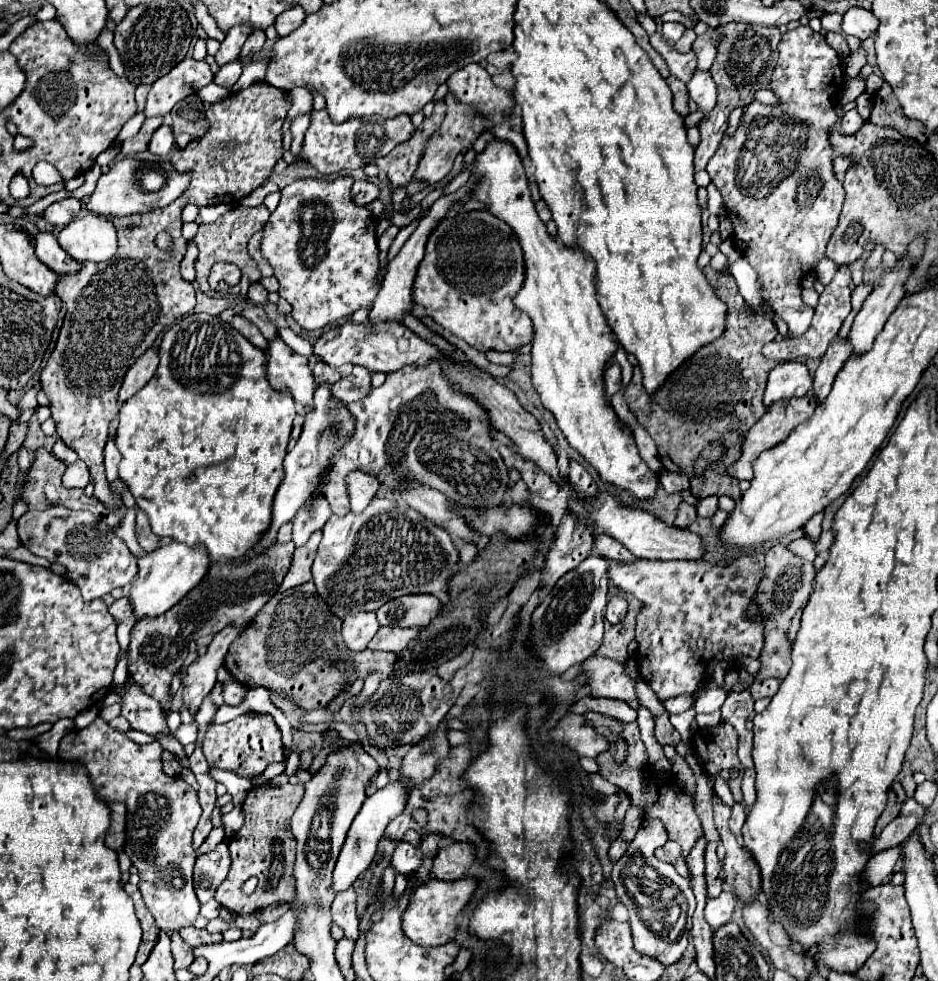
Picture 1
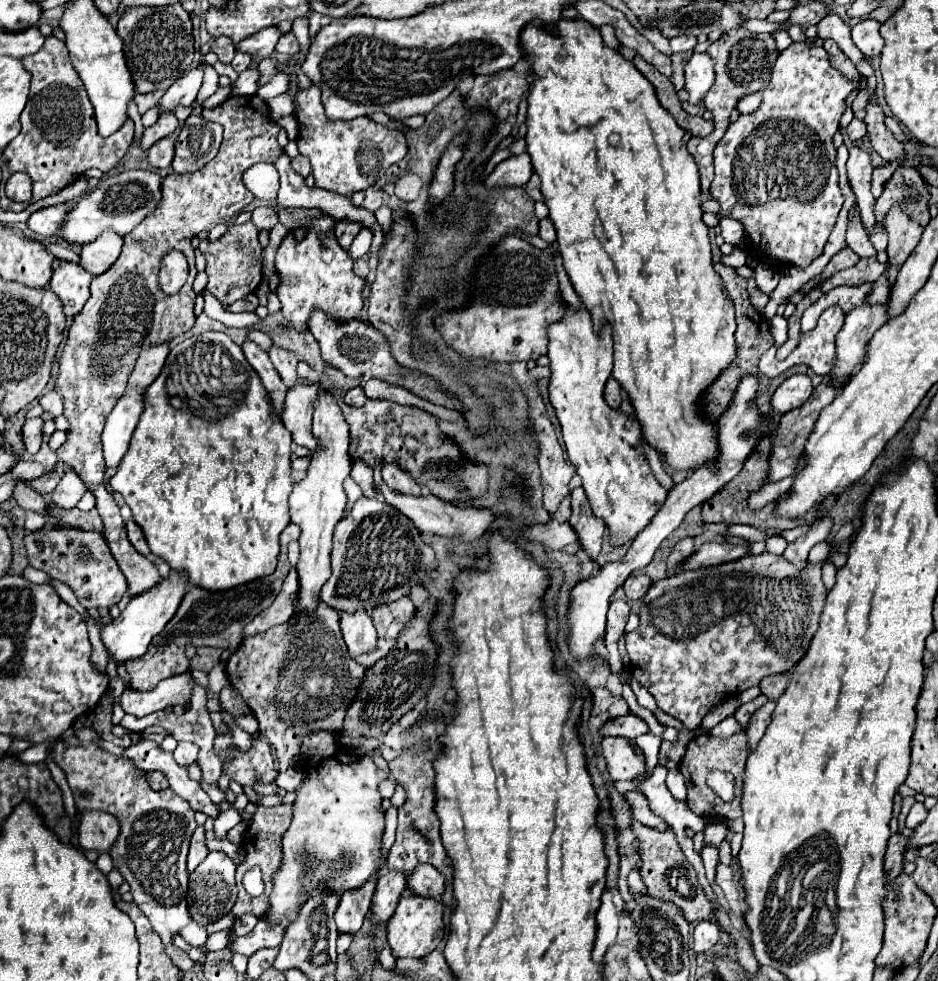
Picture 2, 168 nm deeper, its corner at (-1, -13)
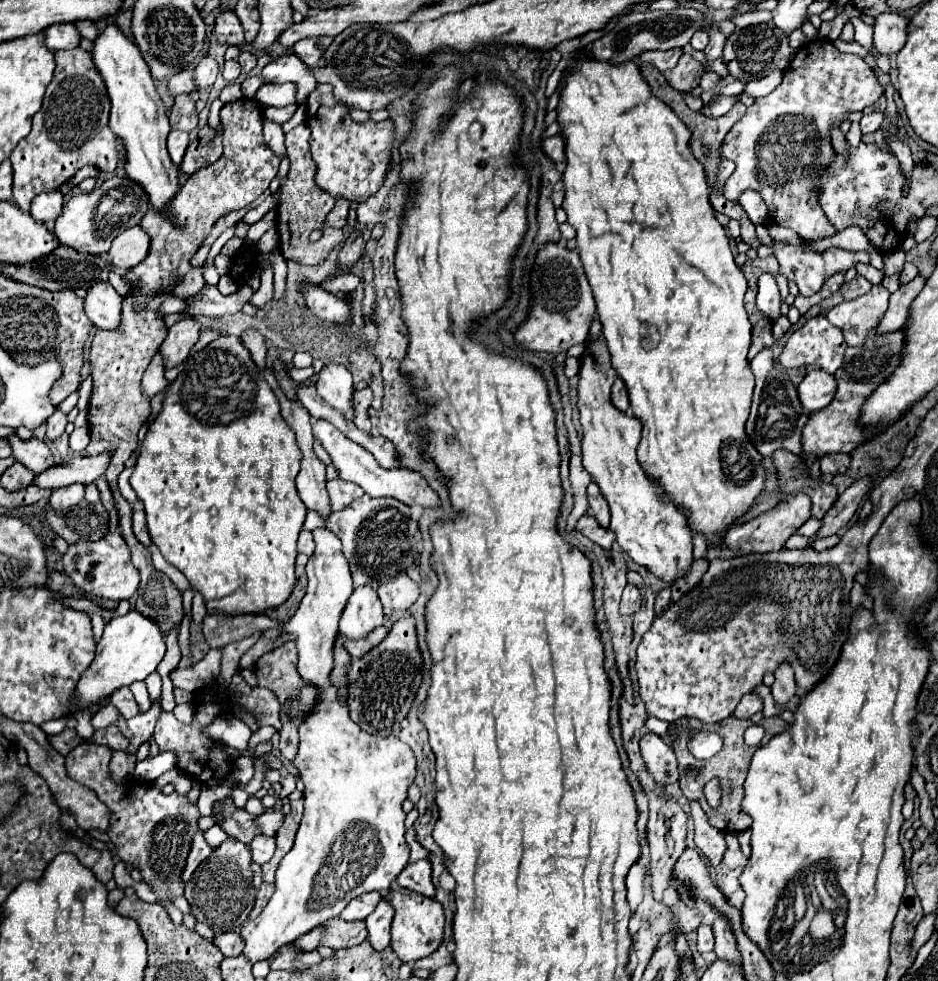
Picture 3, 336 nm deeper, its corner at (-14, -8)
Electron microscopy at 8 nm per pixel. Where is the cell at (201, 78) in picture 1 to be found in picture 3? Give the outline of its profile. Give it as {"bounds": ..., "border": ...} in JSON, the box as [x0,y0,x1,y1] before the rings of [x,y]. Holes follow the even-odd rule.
{"bounds":[194,55,218,89],"border":[[[206,55],[194,69],[194,81],[198,85],[198,89],[202,87],[212,87],[218,75],[218,63],[212,55]]]}

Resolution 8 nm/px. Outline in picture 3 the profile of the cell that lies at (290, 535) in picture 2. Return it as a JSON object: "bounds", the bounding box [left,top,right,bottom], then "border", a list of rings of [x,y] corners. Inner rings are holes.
{"bounds":[303,493,418,589],"border":[[[364,493],[350,507],[346,507],[344,511],[331,513],[325,520],[315,511],[308,510],[303,529],[313,531],[315,528],[330,529],[342,539],[346,559],[352,569],[354,587],[370,585],[376,589],[380,583],[388,581],[390,577],[404,571],[408,565],[416,561],[414,535],[418,531],[418,523],[412,521],[408,505],[392,497],[374,499]]]}

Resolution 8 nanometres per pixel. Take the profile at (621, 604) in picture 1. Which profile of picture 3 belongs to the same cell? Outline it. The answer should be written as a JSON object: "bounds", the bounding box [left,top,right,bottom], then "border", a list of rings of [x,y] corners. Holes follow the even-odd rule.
{"bounds":[620,583,642,615],"border":[[[628,583],[626,589],[624,589],[624,595],[622,595],[620,613],[622,613],[622,615],[634,615],[640,607],[642,607],[642,593],[640,593],[640,587]]]}

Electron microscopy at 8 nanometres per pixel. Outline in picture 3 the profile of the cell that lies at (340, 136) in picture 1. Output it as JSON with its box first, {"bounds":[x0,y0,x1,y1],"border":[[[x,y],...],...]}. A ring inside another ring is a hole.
{"bounds":[306,85,392,201],"border":[[[318,85],[306,103],[306,125],[310,127],[310,153],[316,163],[316,185],[330,193],[334,199],[342,197],[348,201],[366,201],[374,195],[390,167],[392,149],[392,121],[382,123],[364,121],[356,123],[350,119],[348,109],[336,103],[332,87]]]}

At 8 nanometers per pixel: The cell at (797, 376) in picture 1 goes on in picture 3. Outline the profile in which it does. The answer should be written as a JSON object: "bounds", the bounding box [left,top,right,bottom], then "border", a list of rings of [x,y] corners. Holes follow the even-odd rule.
{"bounds":[798,369,836,411],"border":[[[812,369],[798,385],[798,395],[806,411],[820,411],[834,399],[836,379],[824,369]]]}

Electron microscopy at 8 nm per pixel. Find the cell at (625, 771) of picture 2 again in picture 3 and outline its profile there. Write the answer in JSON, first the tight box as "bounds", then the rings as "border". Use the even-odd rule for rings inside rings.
{"bounds":[640,733,678,785],"border":[[[646,733],[640,739],[640,751],[648,765],[648,771],[654,775],[654,779],[662,785],[670,785],[678,781],[678,761],[668,743],[662,741],[656,733]]]}

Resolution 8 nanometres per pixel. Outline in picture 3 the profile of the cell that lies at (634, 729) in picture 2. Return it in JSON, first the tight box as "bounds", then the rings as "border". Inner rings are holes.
{"bounds":[646,717,670,737],"border":[[[650,717],[650,719],[646,721],[646,731],[652,731],[652,733],[658,733],[658,735],[666,737],[668,725],[670,725],[670,723],[666,723],[666,721],[660,721],[660,719],[656,719],[656,717]]]}

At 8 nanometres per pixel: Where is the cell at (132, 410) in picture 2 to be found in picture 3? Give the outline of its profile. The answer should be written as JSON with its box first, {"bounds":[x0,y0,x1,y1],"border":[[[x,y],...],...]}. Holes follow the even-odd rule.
{"bounds":[142,353,168,397],"border":[[[156,353],[144,373],[144,379],[142,379],[142,387],[144,387],[144,393],[148,397],[154,397],[158,391],[162,391],[164,387],[168,385],[166,377],[164,377],[164,365],[162,365],[162,359],[160,359],[160,353]]]}

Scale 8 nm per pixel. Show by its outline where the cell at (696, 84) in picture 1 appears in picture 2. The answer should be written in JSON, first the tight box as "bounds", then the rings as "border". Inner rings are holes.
{"bounds":[685,52,715,104],"border":[[[695,52],[685,66],[685,90],[689,92],[689,102],[691,104],[703,102],[703,96],[711,90],[713,82],[715,70],[711,56],[707,52],[701,54]]]}

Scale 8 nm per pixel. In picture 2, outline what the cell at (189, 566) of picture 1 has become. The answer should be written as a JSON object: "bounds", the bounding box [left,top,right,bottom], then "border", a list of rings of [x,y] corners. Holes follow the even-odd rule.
{"bounds":[101,570,189,662],"border":[[[171,570],[167,578],[161,578],[161,584],[155,584],[155,588],[151,588],[151,592],[145,592],[143,596],[129,598],[121,616],[115,618],[111,624],[107,624],[101,630],[101,640],[107,648],[107,652],[117,662],[125,662],[125,660],[133,660],[133,658],[143,656],[147,652],[151,638],[157,636],[165,628],[165,624],[173,618],[173,614],[177,612],[183,596],[187,592],[187,586],[189,586],[187,574]]]}

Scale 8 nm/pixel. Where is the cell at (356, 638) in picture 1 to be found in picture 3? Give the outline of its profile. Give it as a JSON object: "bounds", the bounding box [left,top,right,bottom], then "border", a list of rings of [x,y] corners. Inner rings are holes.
{"bounds":[340,587,384,639],"border":[[[356,587],[342,617],[340,635],[348,639],[362,639],[384,621],[382,603],[372,587]]]}

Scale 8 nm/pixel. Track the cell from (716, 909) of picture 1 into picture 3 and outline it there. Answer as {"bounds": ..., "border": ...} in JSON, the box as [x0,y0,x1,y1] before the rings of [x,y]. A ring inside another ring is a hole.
{"bounds":[696,923,714,953],"border":[[[702,923],[702,925],[696,929],[696,933],[698,933],[696,949],[698,949],[700,953],[708,953],[708,951],[712,951],[712,949],[714,949],[714,933],[712,933],[712,927]]]}

